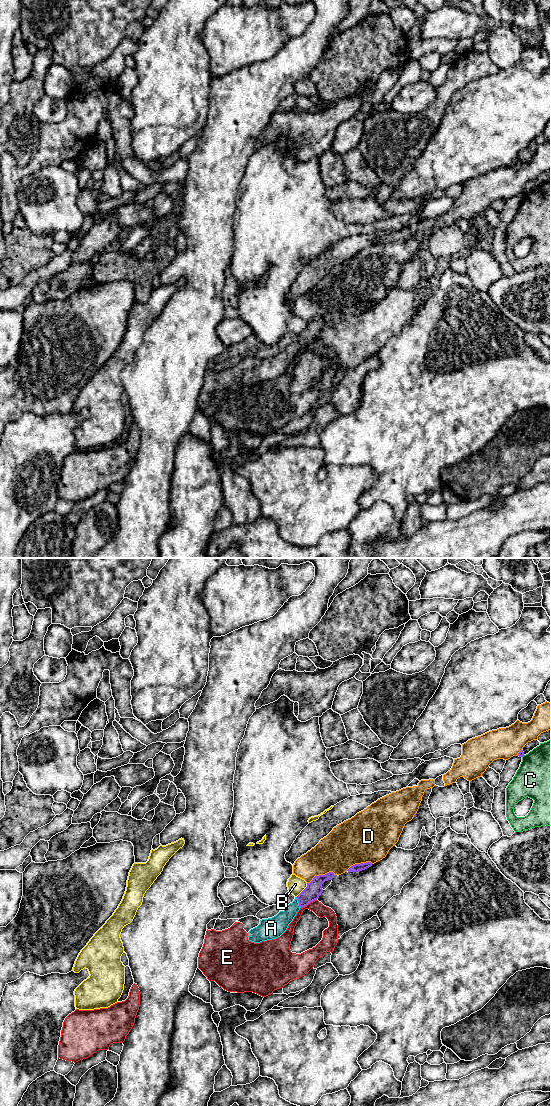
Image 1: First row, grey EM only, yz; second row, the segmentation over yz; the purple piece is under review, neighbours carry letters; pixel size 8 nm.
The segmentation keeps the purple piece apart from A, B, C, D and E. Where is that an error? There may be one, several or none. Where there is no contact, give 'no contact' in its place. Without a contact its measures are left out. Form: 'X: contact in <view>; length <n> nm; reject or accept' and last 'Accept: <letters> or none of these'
A: contact in yz; length 100 nm; accept
B: contact in yz; length 150 nm; reject
C: no contact; reject
D: contact in yz; length 240 nm; reject
E: contact in yz; length 150 nm; reject
Accept: A

